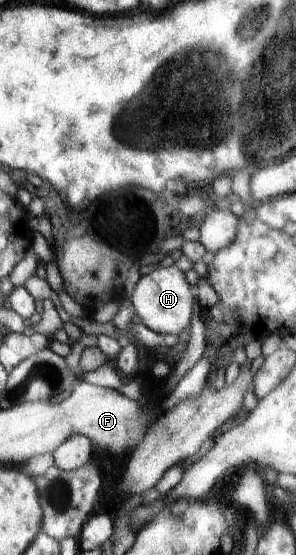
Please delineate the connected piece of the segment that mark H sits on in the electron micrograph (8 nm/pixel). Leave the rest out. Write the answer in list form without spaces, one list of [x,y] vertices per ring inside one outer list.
[[[173,263],[165,268],[158,266],[149,274],[141,276],[130,300],[141,323],[149,330],[177,336],[191,323],[193,304],[196,300],[194,291],[187,283],[184,273]]]

